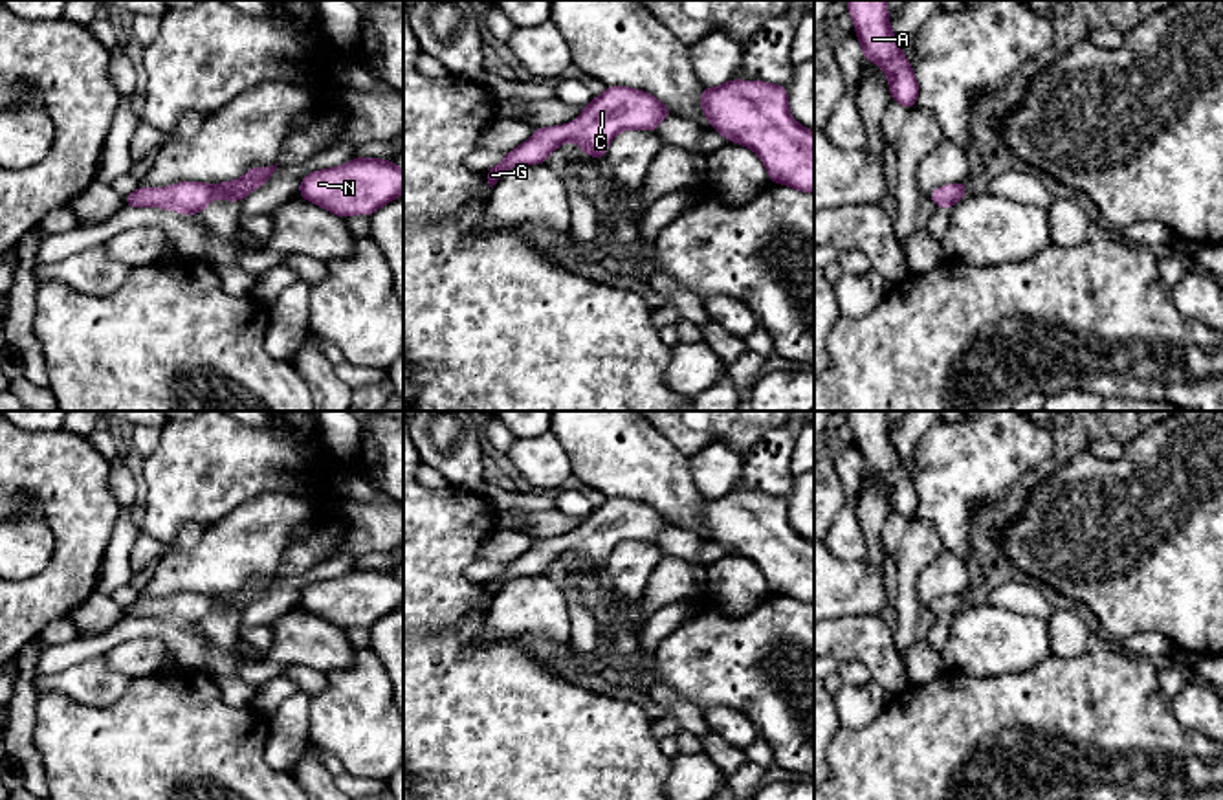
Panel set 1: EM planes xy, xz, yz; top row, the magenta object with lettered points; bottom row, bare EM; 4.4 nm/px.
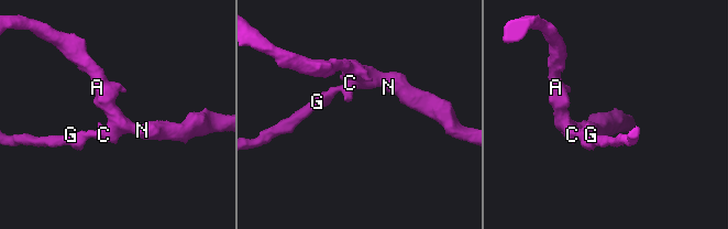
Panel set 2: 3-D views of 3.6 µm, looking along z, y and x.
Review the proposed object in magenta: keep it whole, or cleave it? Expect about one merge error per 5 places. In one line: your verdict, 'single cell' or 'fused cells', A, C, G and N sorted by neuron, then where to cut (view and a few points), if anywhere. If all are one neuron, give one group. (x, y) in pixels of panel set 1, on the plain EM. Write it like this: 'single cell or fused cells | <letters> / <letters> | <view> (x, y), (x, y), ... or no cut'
single cell | A C G N | no cut

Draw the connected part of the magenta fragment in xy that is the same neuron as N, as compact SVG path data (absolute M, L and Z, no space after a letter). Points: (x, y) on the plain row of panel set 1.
M356 567L345 576L306 585L299 607L337 628L370 628L403 604L403 580L381 569Z

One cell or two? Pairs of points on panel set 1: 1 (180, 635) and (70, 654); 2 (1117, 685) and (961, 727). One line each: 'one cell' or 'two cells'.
1: one cell
2: one cell

